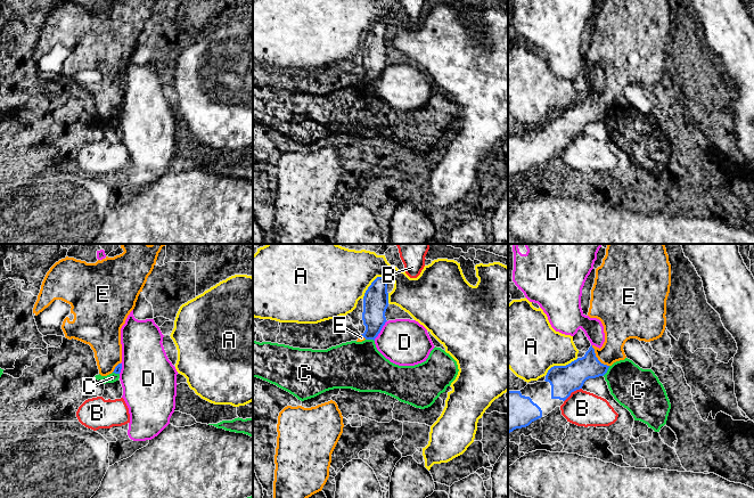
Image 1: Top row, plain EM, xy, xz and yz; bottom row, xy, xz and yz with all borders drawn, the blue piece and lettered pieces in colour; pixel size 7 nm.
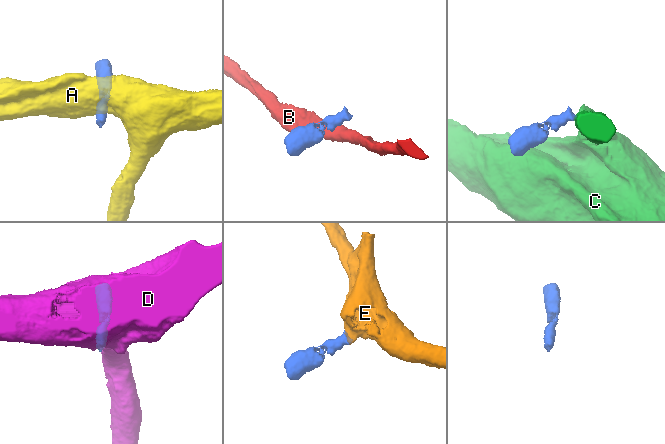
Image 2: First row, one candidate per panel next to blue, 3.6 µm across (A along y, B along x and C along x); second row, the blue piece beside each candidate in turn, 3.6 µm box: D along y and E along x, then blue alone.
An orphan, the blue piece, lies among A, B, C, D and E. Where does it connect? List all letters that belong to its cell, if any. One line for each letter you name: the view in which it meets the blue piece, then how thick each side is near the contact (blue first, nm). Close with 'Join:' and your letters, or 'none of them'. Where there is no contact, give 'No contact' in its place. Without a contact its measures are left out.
E: Touches blue in yz. Thickness 190 nm (blue) against 200 nm
Join: E

